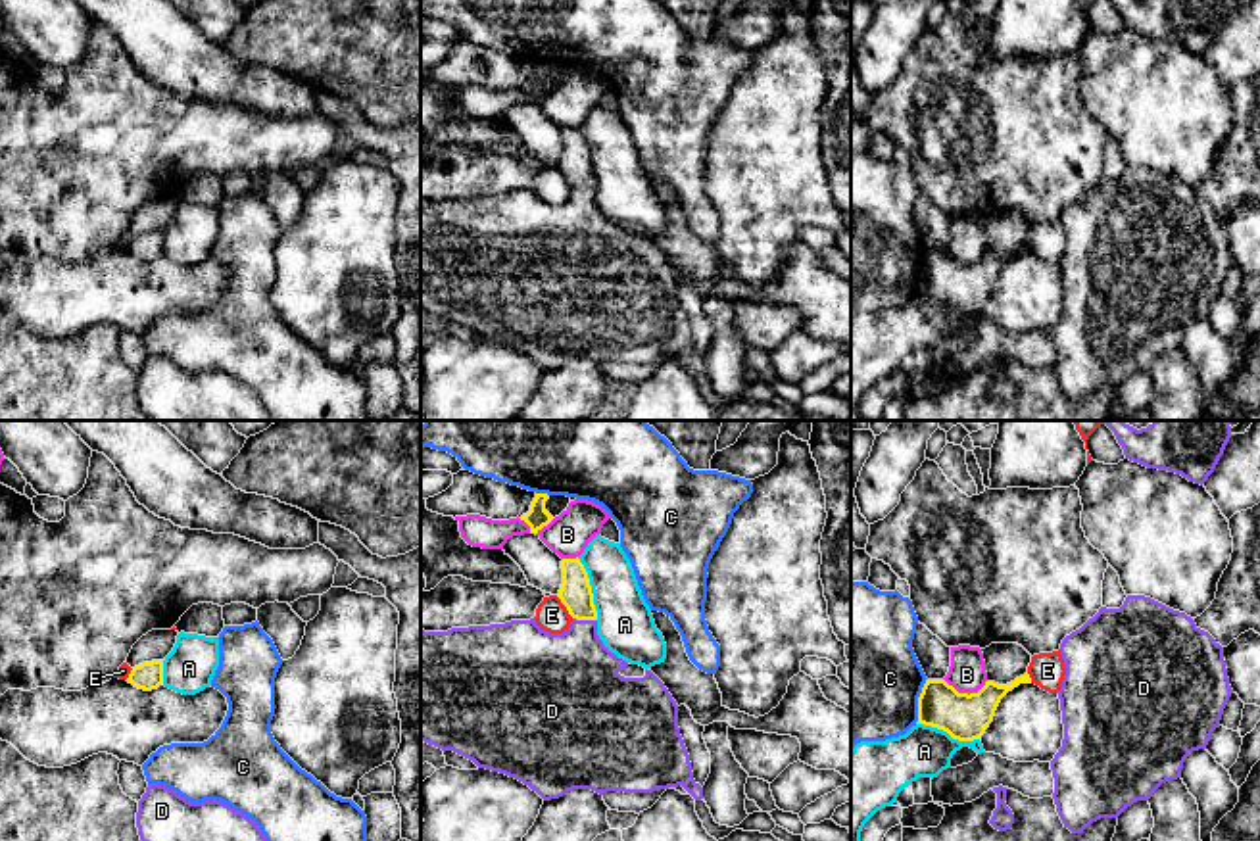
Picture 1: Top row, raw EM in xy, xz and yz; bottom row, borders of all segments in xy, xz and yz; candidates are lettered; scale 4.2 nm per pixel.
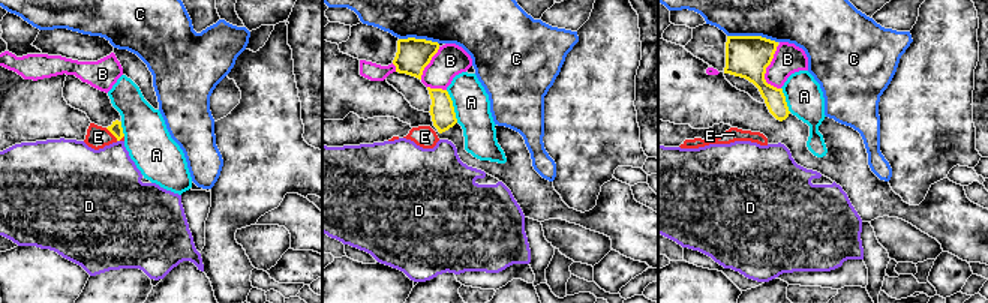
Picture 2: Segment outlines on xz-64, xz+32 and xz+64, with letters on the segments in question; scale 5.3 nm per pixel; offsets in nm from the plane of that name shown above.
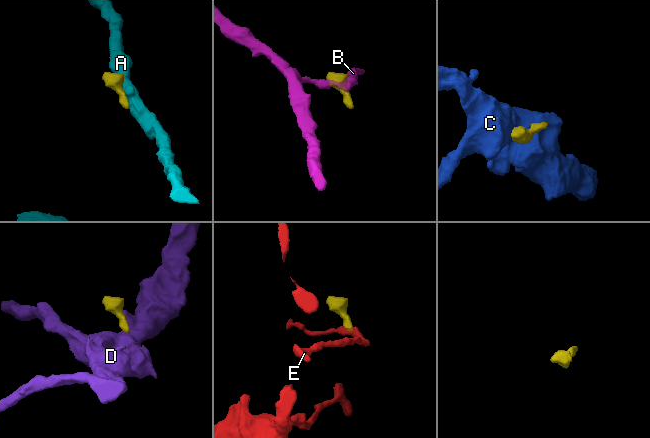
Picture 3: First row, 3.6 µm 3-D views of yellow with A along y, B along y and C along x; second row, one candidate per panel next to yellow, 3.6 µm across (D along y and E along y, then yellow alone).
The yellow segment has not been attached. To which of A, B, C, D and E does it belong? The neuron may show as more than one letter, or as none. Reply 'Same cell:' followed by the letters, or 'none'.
Same cell: D

